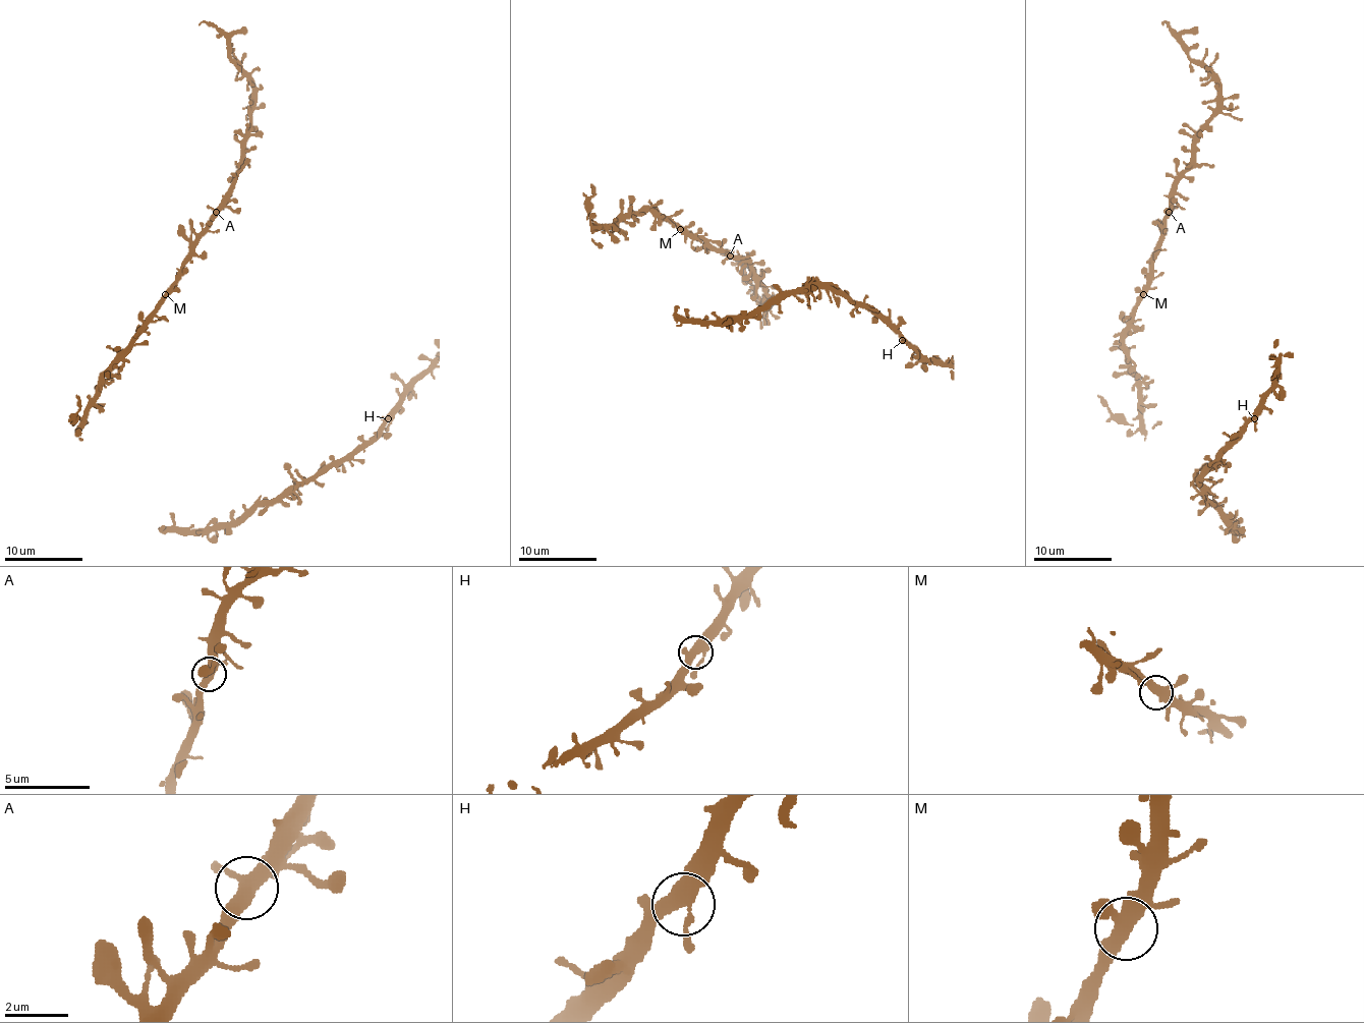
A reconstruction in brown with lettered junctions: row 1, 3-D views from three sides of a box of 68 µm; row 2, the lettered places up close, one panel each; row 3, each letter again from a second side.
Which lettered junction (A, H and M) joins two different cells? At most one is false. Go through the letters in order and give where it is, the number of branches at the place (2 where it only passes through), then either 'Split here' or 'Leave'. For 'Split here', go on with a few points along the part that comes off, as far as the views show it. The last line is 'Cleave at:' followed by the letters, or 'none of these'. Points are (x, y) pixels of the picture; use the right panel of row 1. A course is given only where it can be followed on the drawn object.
A: Place: (1169, 212). Branches: 3. Leave
H: Place: (1254, 418). Branches: 3. Leave
M: Place: (1143, 294). Branches: 3. Leave
Cleave at: none of these

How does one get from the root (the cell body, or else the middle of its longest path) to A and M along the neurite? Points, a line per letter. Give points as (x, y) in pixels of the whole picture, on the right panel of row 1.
A: (1152, 429), (1147, 431), (1143, 424), (1139, 376), (1131, 368), (1124, 329), (1147, 282), (1149, 261), (1169, 213)
M: (1152, 429), (1147, 431), (1143, 424), (1139, 376), (1131, 368), (1124, 343), (1129, 314), (1143, 294)

